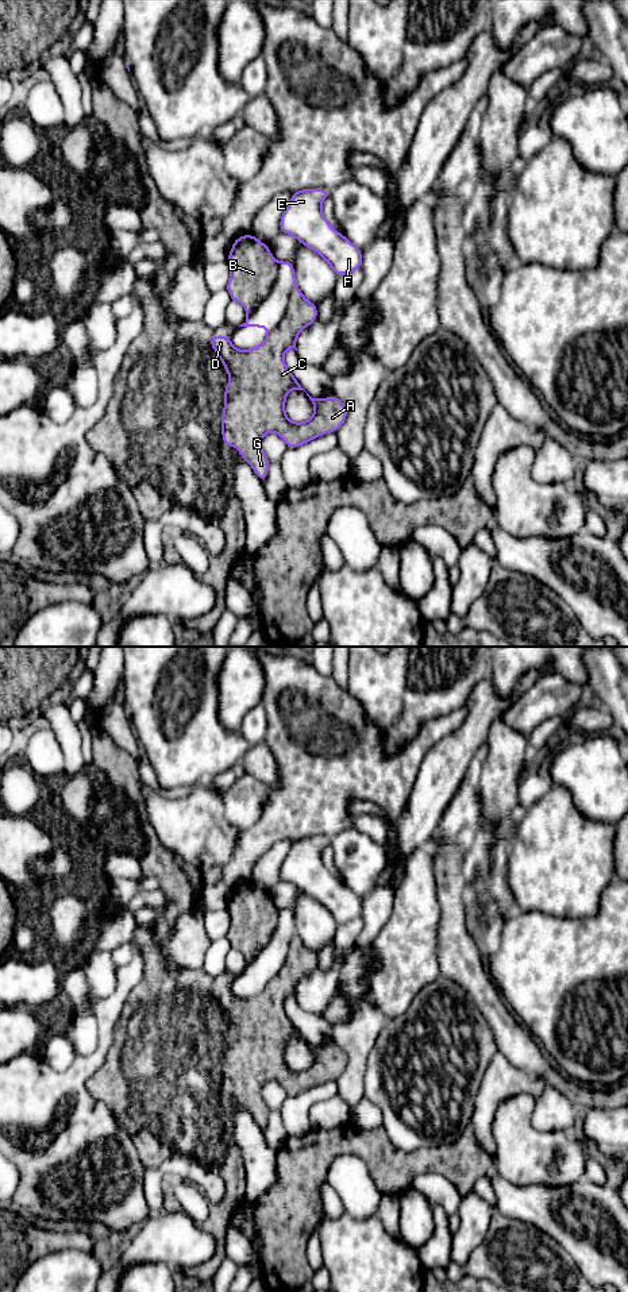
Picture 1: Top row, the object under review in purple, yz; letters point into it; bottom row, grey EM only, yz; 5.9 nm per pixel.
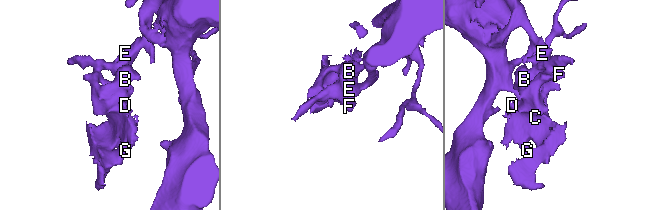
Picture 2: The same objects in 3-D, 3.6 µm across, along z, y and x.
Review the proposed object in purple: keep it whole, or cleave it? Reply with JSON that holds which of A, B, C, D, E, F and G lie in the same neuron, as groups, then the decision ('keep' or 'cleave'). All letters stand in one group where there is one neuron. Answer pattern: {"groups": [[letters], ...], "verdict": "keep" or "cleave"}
{"groups": [["A", "B", "C", "D", "G"], ["E", "F"]], "verdict": "cleave"}

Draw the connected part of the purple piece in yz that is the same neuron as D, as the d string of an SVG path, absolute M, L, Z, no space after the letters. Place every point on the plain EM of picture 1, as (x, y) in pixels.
M297 934L292 937L290 949L286 961L281 967L280 972L267 983L265 990L258 995L247 999L238 998L232 994L230 984L216 983L212 984L209 994L217 1000L224 1018L230 1022L230 1030L224 1037L224 1058L221 1062L221 1083L226 1095L236 1094L239 1103L248 1110L258 1126L265 1130L269 1119L269 1107L266 1106L261 1088L267 1080L276 1080L280 1083L289 1096L296 1096L309 1088L330 1080L336 1080L347 1065L347 1054L336 1045L330 1046L312 1046L307 1044L315 1053L313 1064L305 1071L292 1071L285 1062L285 1046L289 1038L304 1038L293 1022L288 1018L284 1010L284 1002L288 996L296 996L296 990L300 979L311 973L317 967L317 954L309 950L300 940Z

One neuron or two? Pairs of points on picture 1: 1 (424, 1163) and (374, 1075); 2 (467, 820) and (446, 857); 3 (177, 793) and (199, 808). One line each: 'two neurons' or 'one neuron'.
1: two neurons
2: one neuron
3: two neurons

